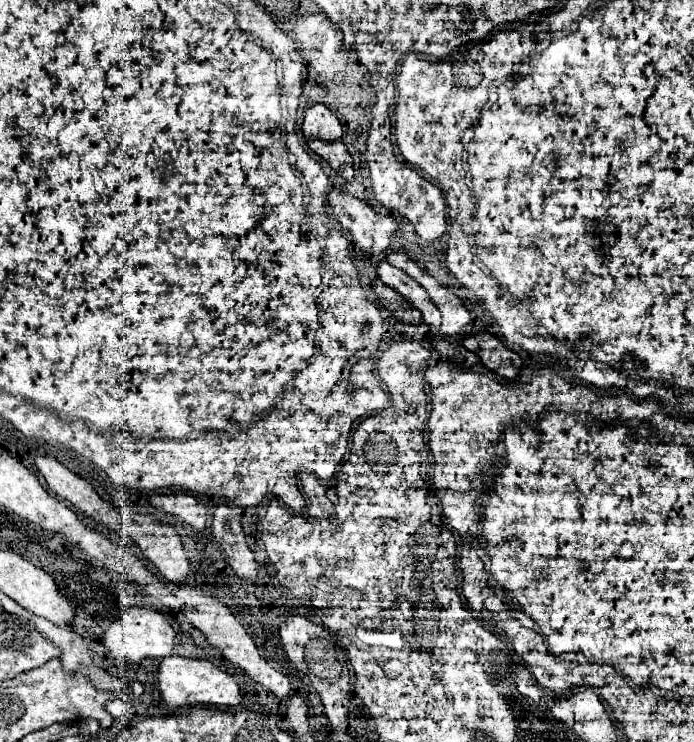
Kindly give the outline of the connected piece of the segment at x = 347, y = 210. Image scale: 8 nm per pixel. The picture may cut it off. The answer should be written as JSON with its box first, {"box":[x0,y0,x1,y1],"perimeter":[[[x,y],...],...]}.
{"box":[329,190,397,256],"perimeter":[[[333,190],[329,194],[329,204],[333,216],[345,230],[349,230],[363,252],[377,256],[389,250],[391,238],[397,232],[397,222],[391,216],[377,214],[369,204],[345,194],[343,190]]]}

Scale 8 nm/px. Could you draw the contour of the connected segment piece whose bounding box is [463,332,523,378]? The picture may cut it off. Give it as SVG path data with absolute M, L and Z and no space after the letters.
M479 332L465 338L465 348L481 358L481 362L495 374L505 378L519 378L521 358L513 350L505 348L499 338L487 332Z

